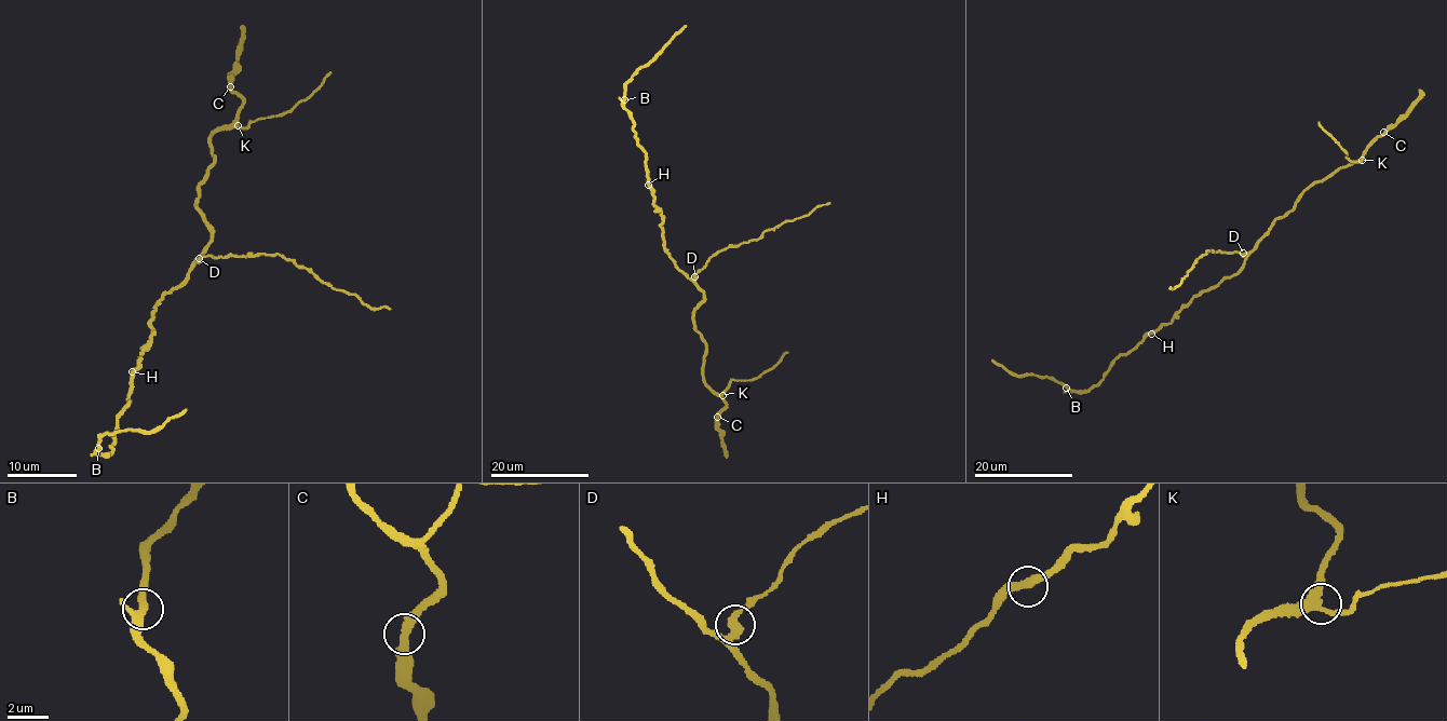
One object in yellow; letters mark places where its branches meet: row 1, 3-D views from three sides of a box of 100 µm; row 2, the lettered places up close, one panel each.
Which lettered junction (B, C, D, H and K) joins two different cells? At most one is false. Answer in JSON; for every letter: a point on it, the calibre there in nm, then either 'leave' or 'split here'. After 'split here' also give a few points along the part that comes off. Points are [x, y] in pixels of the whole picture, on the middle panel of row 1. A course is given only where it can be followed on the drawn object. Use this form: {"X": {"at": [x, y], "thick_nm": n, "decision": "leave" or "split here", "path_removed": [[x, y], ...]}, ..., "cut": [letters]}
{"B": {"at": [624, 99], "thick_nm": 320, "decision": "leave"}, "C": {"at": [717, 417], "thick_nm": 360, "decision": "leave"}, "D": {"at": [694, 276], "thick_nm": 360, "decision": "leave"}, "H": {"at": [648, 185], "thick_nm": 380, "decision": "leave"}, "K": {"at": [722, 395], "thick_nm": 340, "decision": "leave"}, "cut": []}

